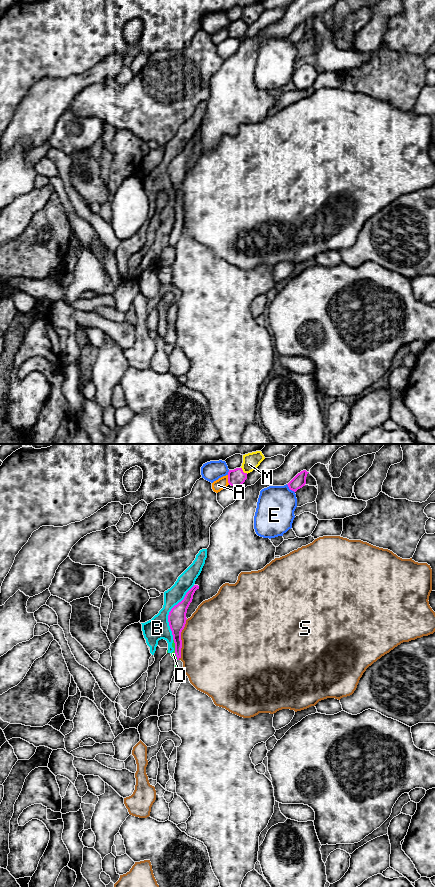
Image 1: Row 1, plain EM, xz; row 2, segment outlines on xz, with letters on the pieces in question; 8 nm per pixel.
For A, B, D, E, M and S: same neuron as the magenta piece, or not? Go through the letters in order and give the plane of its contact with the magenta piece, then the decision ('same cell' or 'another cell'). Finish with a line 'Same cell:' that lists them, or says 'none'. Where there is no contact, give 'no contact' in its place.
A: xz | another cell
B: xz | another cell
D: xz | another cell
E: xz | another cell
M: xz | another cell
S: xz | another cell
Same cell: none

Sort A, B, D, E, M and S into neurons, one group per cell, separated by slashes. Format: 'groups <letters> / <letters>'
groups A / B D / E / M / S

